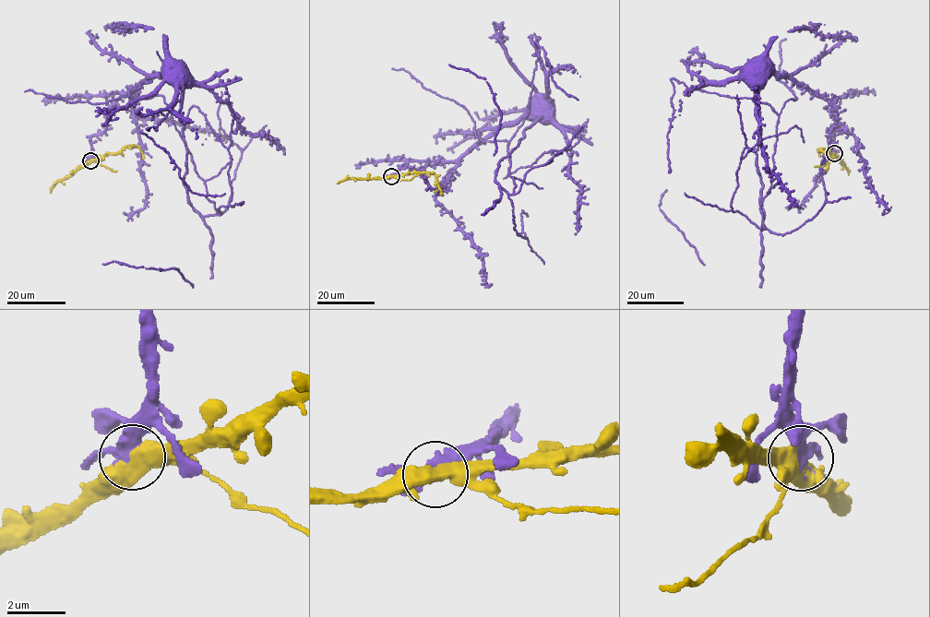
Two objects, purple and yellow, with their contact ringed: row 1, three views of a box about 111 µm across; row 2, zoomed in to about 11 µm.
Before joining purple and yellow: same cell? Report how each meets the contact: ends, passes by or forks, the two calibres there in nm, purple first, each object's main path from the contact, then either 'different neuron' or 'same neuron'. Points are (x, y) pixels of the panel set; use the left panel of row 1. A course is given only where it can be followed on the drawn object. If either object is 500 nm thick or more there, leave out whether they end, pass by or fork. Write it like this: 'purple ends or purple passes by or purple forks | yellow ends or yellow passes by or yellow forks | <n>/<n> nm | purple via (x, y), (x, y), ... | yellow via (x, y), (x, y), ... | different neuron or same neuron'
340/500 nm | purple via (89, 160), (90, 137), (105, 129), (108, 109), (150, 78), (163, 73), (170, 76) | yellow via (89, 160), (116, 154), (133, 145), (140, 148), (143, 159) | different neuron

